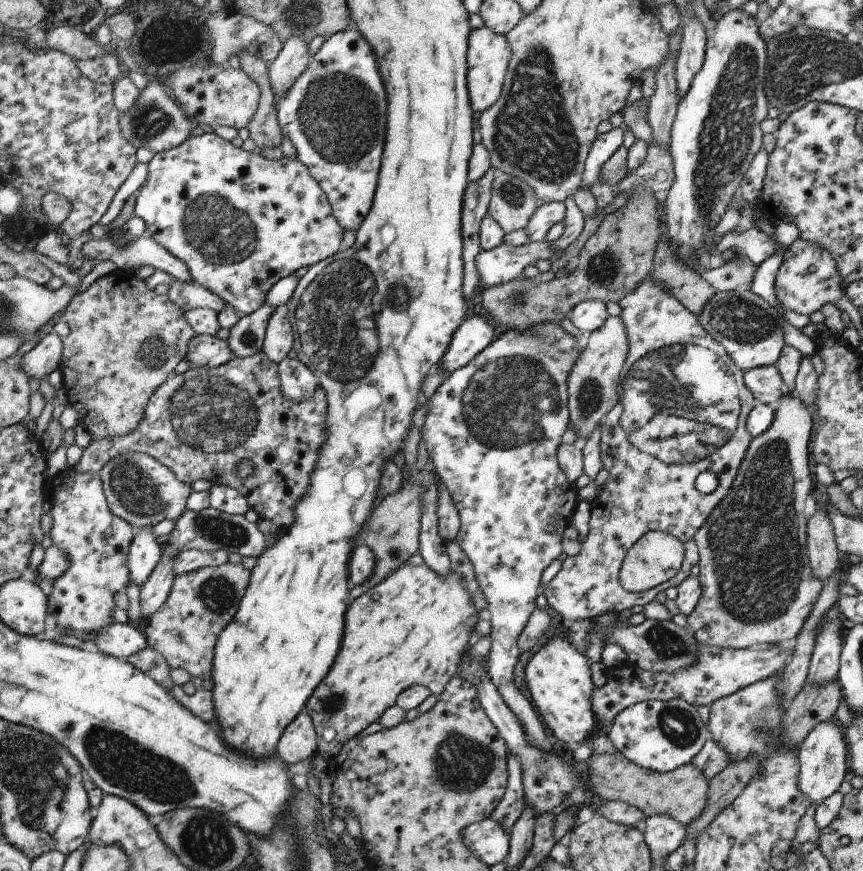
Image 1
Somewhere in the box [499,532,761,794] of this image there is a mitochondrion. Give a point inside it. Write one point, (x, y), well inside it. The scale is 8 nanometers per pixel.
(677, 726)

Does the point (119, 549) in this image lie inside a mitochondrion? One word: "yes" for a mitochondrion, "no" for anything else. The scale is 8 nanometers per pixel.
no

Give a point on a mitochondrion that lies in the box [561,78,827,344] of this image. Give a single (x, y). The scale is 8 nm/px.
(605, 266)

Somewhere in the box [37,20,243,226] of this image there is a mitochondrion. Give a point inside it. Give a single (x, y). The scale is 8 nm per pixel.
(149, 120)

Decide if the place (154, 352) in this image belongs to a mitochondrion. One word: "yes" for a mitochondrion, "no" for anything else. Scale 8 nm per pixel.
yes

